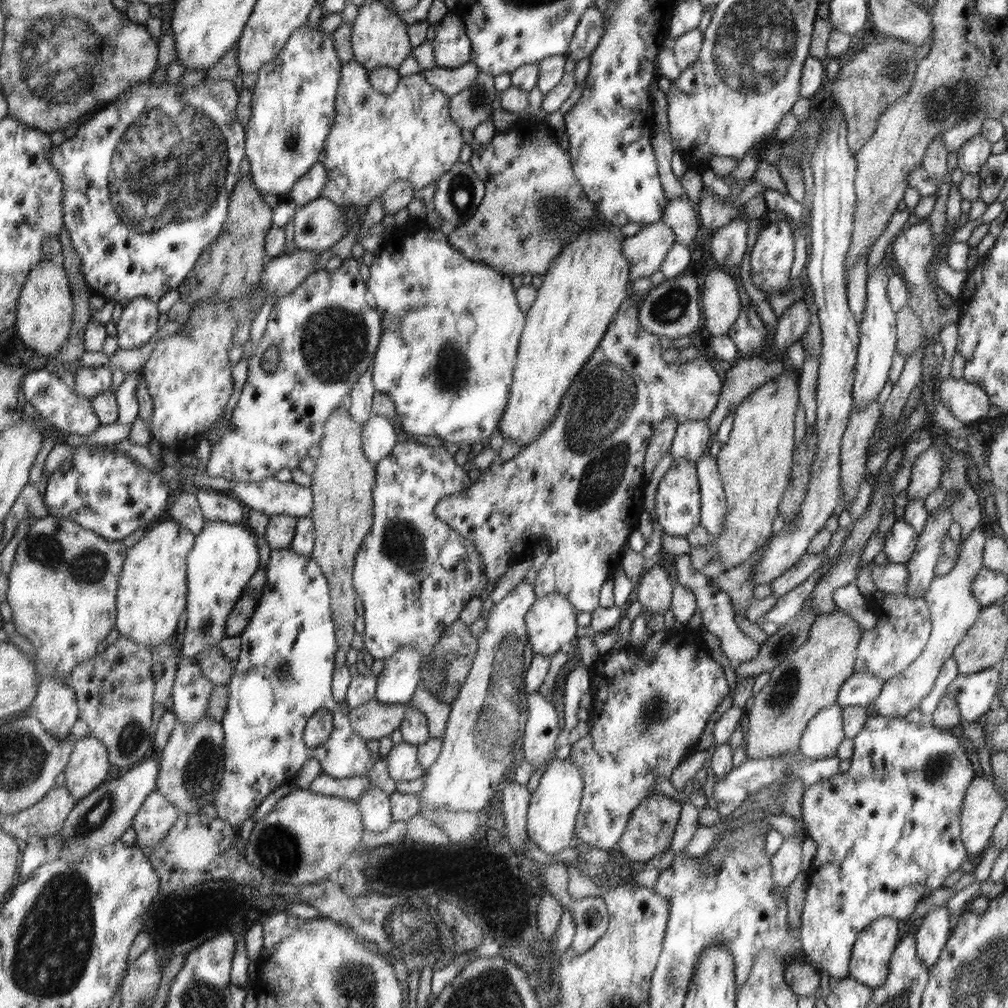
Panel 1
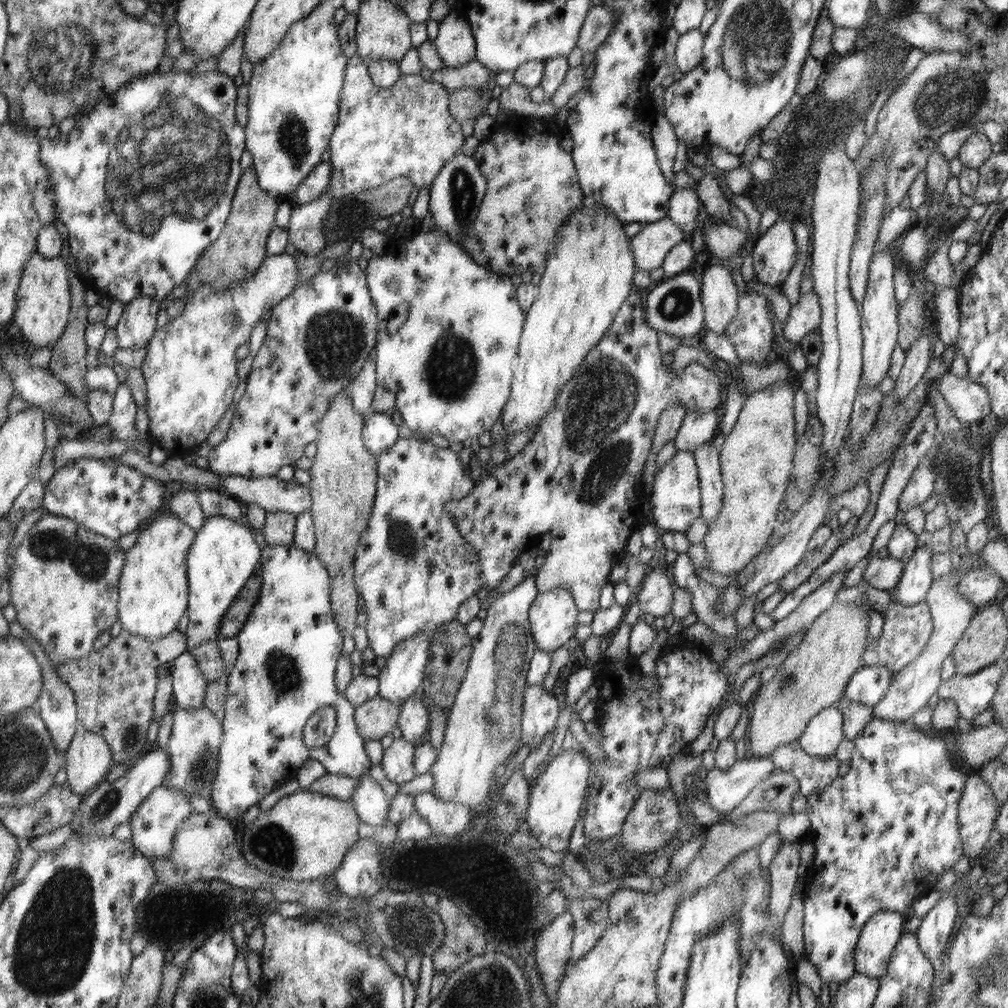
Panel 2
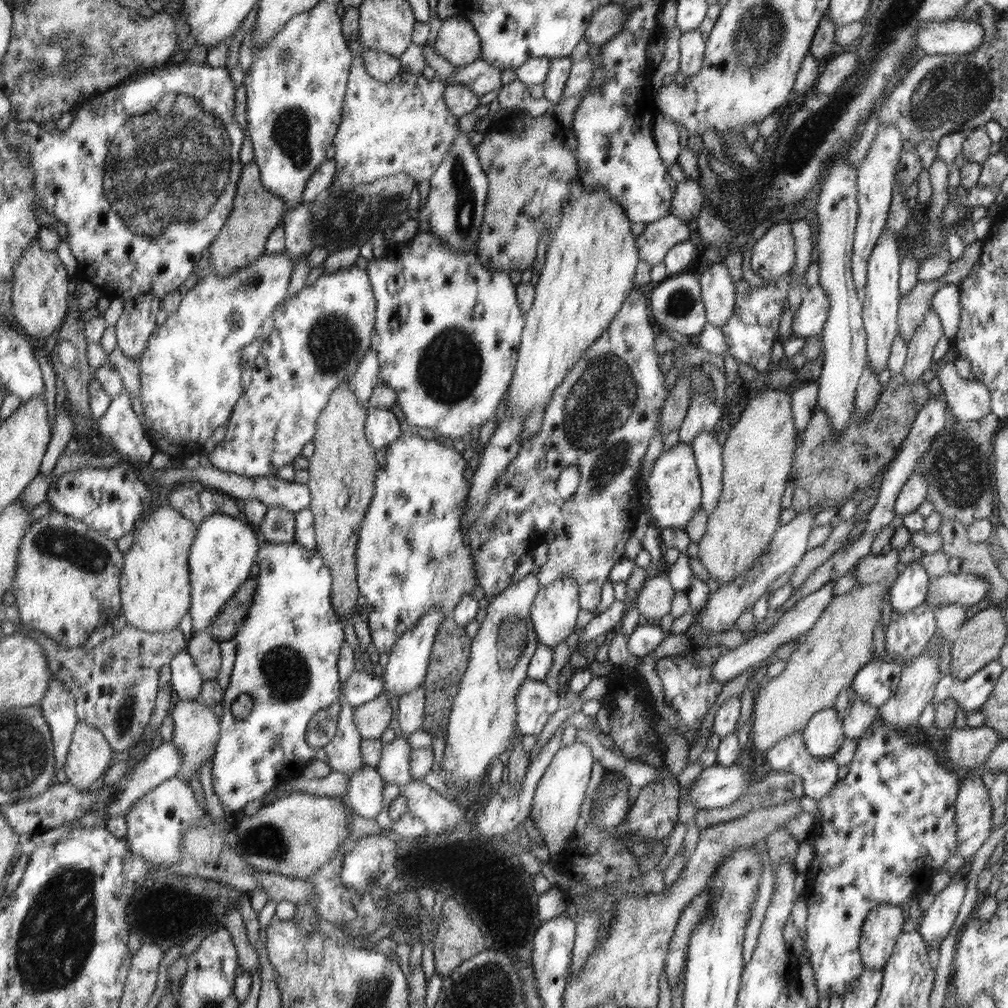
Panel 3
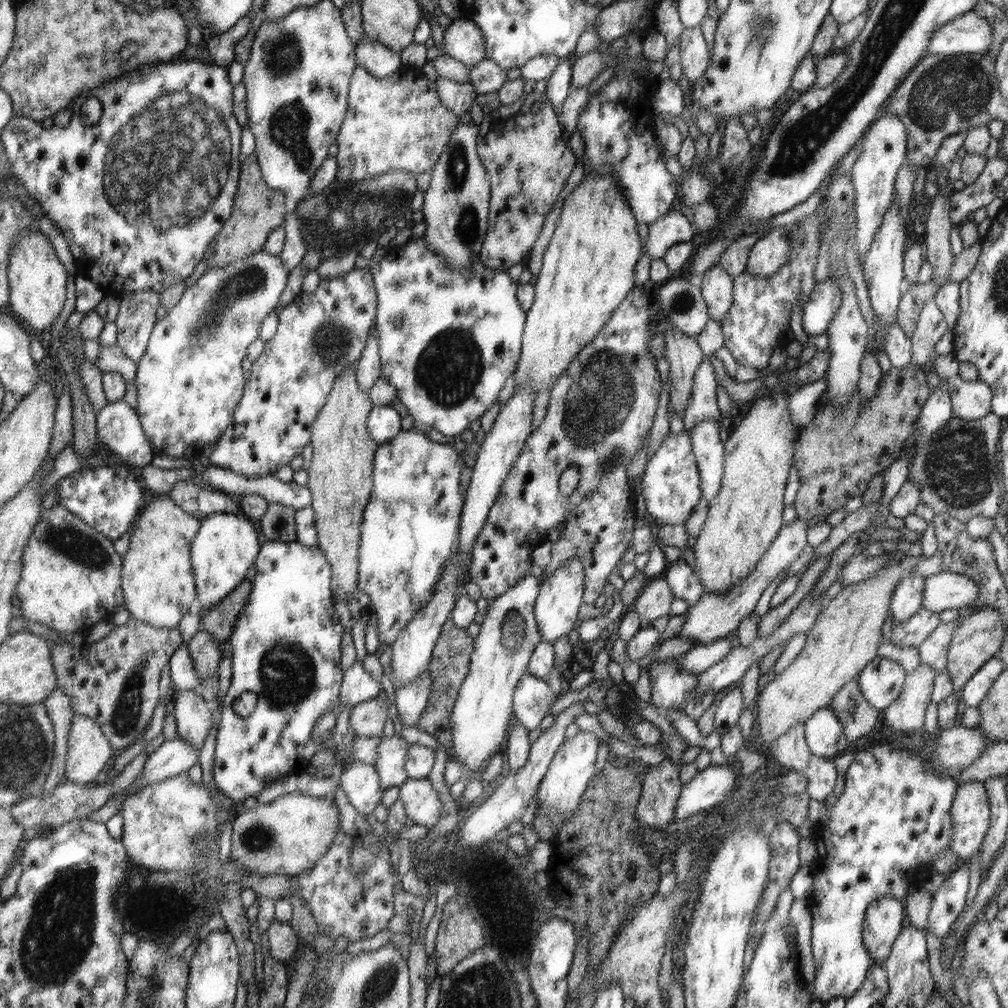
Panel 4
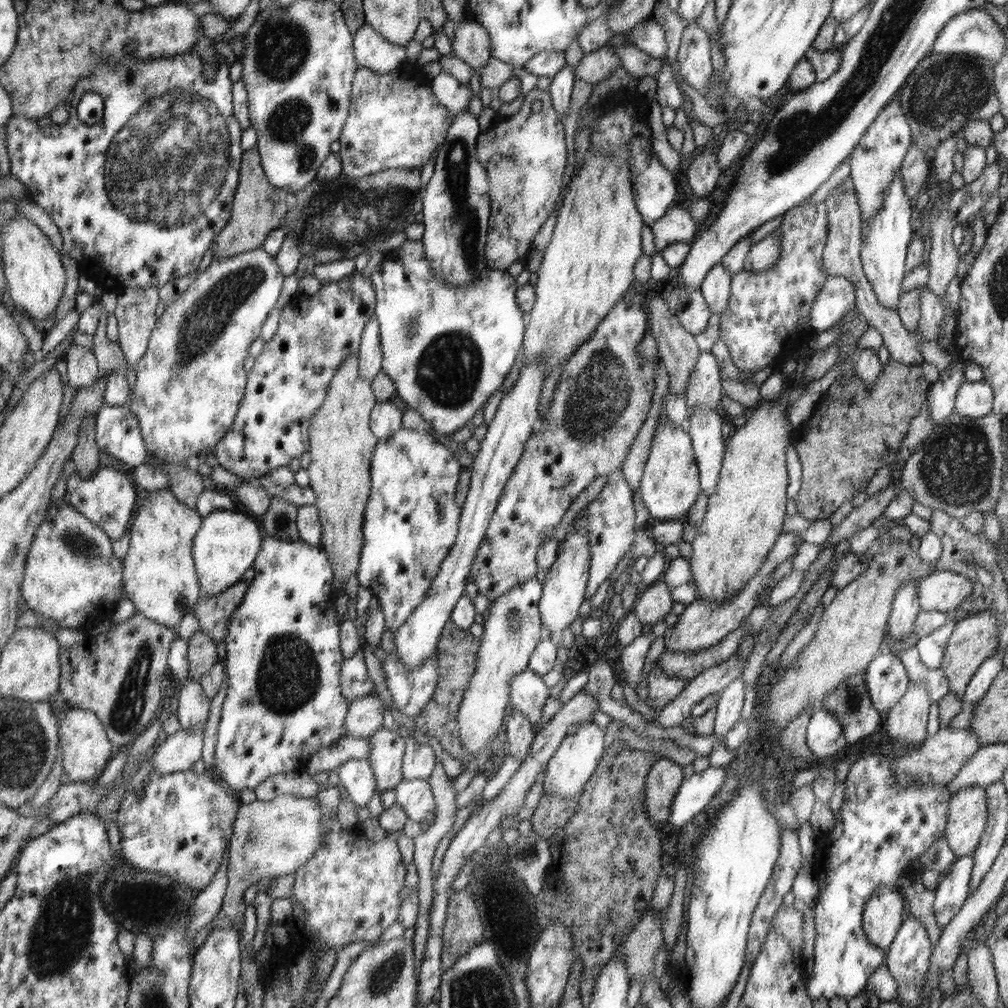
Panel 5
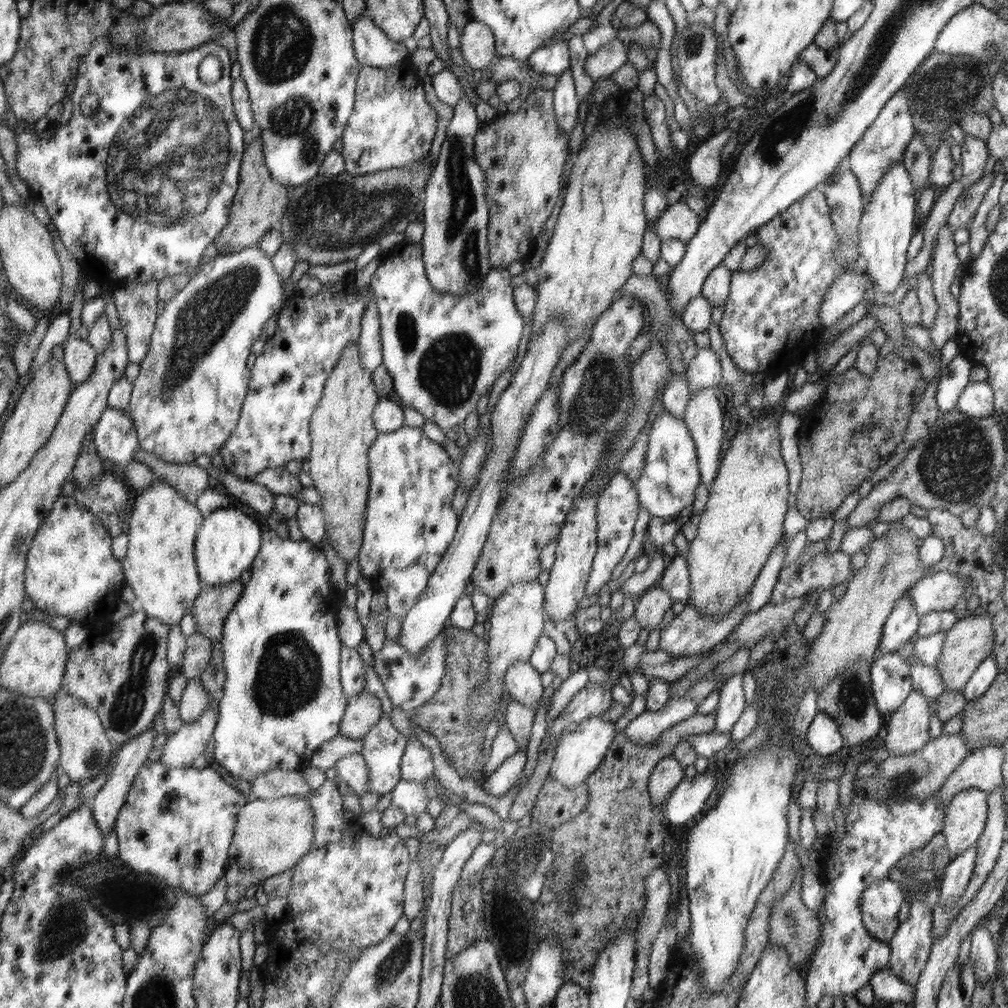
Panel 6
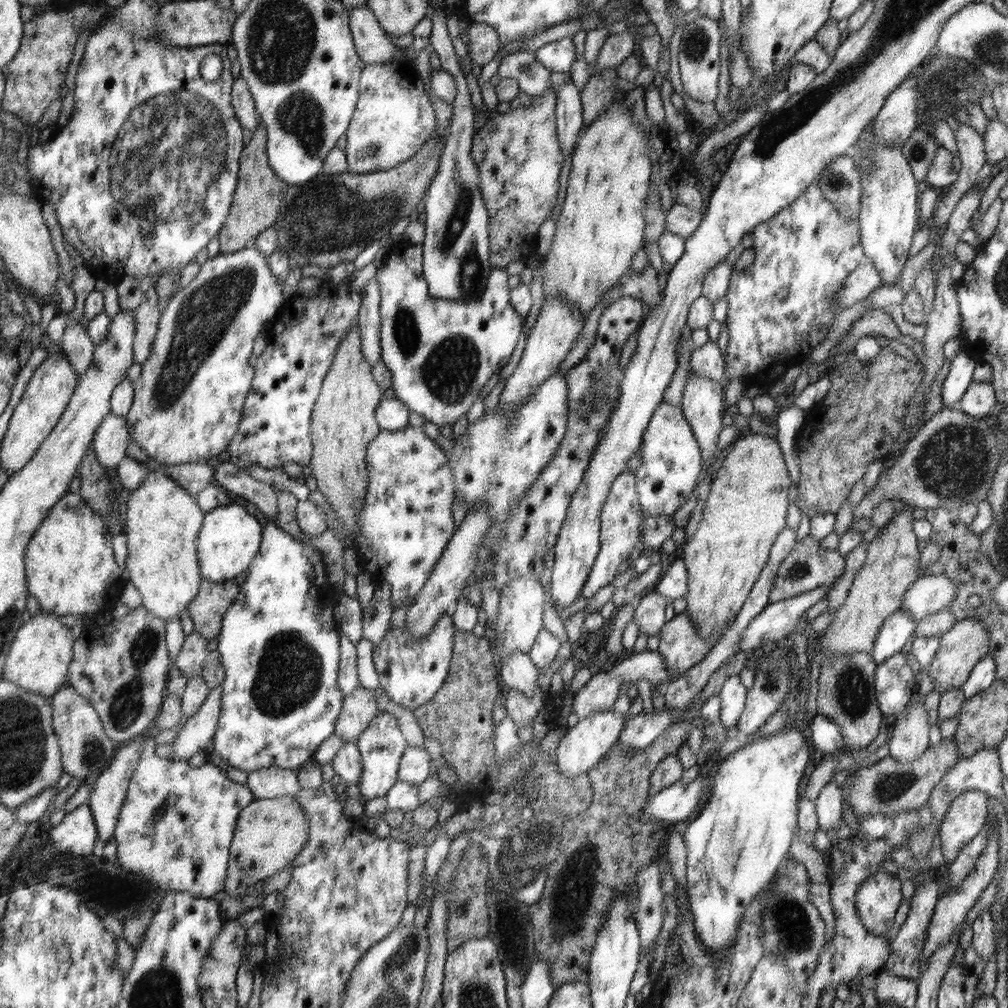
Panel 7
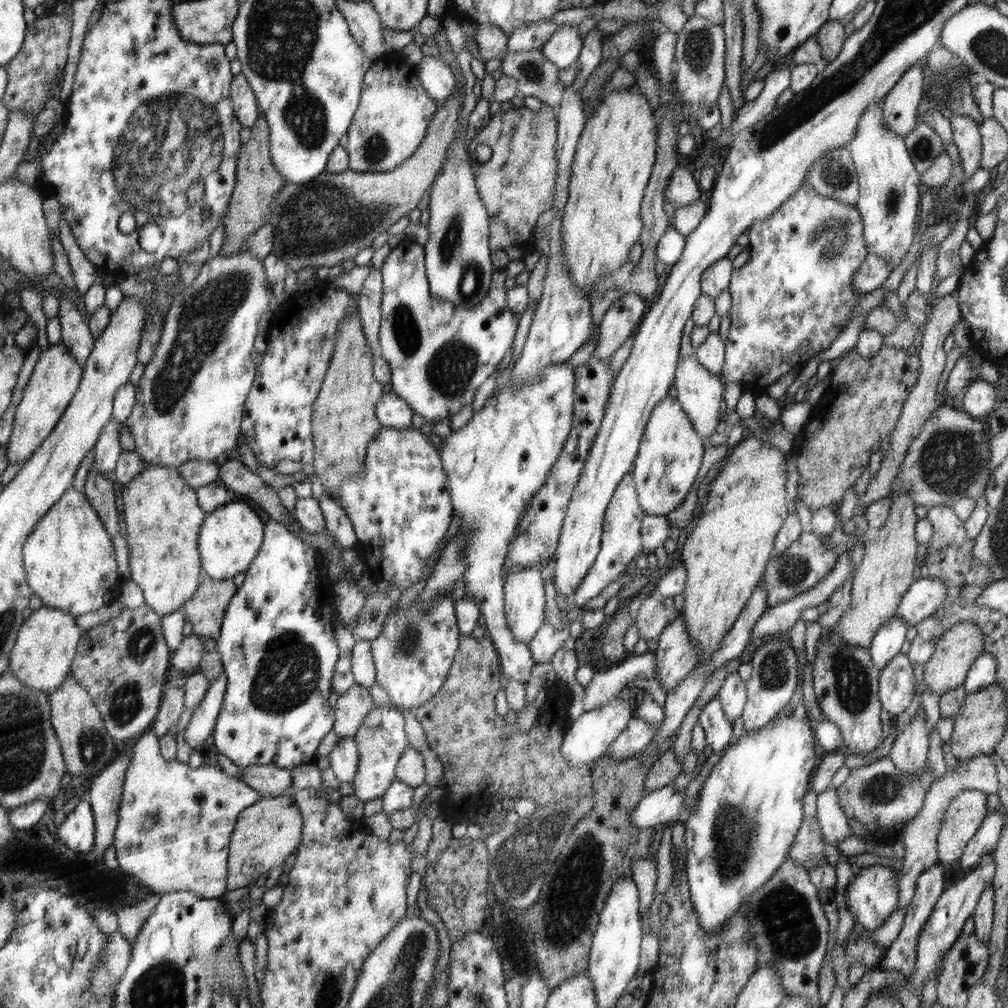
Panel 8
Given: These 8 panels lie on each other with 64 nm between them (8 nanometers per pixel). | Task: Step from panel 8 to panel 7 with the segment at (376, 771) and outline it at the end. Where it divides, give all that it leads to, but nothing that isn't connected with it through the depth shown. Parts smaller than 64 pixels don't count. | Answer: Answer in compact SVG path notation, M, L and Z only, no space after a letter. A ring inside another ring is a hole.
M382 711L374 717L373 724L370 724L356 741L362 758L362 777L358 781L360 794L367 801L384 796L400 780L401 758L405 754L404 750L408 749L406 738L398 728L398 720L390 712Z

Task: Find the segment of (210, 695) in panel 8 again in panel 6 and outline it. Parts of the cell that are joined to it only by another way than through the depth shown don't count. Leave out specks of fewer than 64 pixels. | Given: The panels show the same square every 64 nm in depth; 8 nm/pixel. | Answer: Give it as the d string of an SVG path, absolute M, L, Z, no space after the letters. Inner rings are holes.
M210 700L205 716L198 721L184 723L178 731L168 736L167 742L162 746L160 761L166 767L189 767L194 758L206 750L208 740L213 737L217 715Z

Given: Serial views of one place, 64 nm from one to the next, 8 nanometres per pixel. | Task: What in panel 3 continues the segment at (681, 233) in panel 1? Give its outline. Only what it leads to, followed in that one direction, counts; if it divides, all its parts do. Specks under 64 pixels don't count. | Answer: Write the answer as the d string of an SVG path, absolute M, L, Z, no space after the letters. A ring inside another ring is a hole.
M691 178L677 183L676 196L673 198L672 213L686 222L692 222L702 210L706 200L705 191L698 181Z

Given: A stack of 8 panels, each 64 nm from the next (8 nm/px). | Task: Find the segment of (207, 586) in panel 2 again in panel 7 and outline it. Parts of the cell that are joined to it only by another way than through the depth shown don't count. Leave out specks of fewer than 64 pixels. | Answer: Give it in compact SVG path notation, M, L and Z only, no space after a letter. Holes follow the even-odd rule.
M232 504L205 513L206 526L198 538L197 554L202 554L202 576L212 582L234 581L255 560L263 538L262 524L241 505Z

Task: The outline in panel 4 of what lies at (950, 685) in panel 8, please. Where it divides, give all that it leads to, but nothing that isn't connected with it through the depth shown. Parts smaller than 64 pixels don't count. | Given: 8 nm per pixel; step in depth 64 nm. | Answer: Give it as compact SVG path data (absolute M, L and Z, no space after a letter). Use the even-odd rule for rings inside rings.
M979 609L976 610L966 620L962 620L953 632L953 637L949 642L949 649L946 652L947 656L943 662L943 666L947 667L950 679L954 685L954 695L959 697L958 716L956 716L956 726L962 724L963 713L966 709L966 704L960 700L960 690L969 681L975 673L978 673L980 667L992 657L999 654L1002 643L1005 637L1004 622L1002 622L1001 614L994 609Z

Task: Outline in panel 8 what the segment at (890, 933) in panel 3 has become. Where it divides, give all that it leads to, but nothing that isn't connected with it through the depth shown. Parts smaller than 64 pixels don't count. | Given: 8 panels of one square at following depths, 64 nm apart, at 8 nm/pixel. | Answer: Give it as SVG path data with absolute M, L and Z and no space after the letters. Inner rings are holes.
M876 864L862 868L847 887L850 914L869 930L880 929L899 901L897 874L892 867Z

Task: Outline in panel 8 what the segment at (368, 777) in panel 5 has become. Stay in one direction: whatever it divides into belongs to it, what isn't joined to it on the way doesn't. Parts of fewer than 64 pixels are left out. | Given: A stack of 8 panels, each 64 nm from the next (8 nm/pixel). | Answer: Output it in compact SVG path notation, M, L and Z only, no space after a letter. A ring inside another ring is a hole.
M352 737L338 739L328 755L332 770L340 782L351 782L358 771L359 752Z

